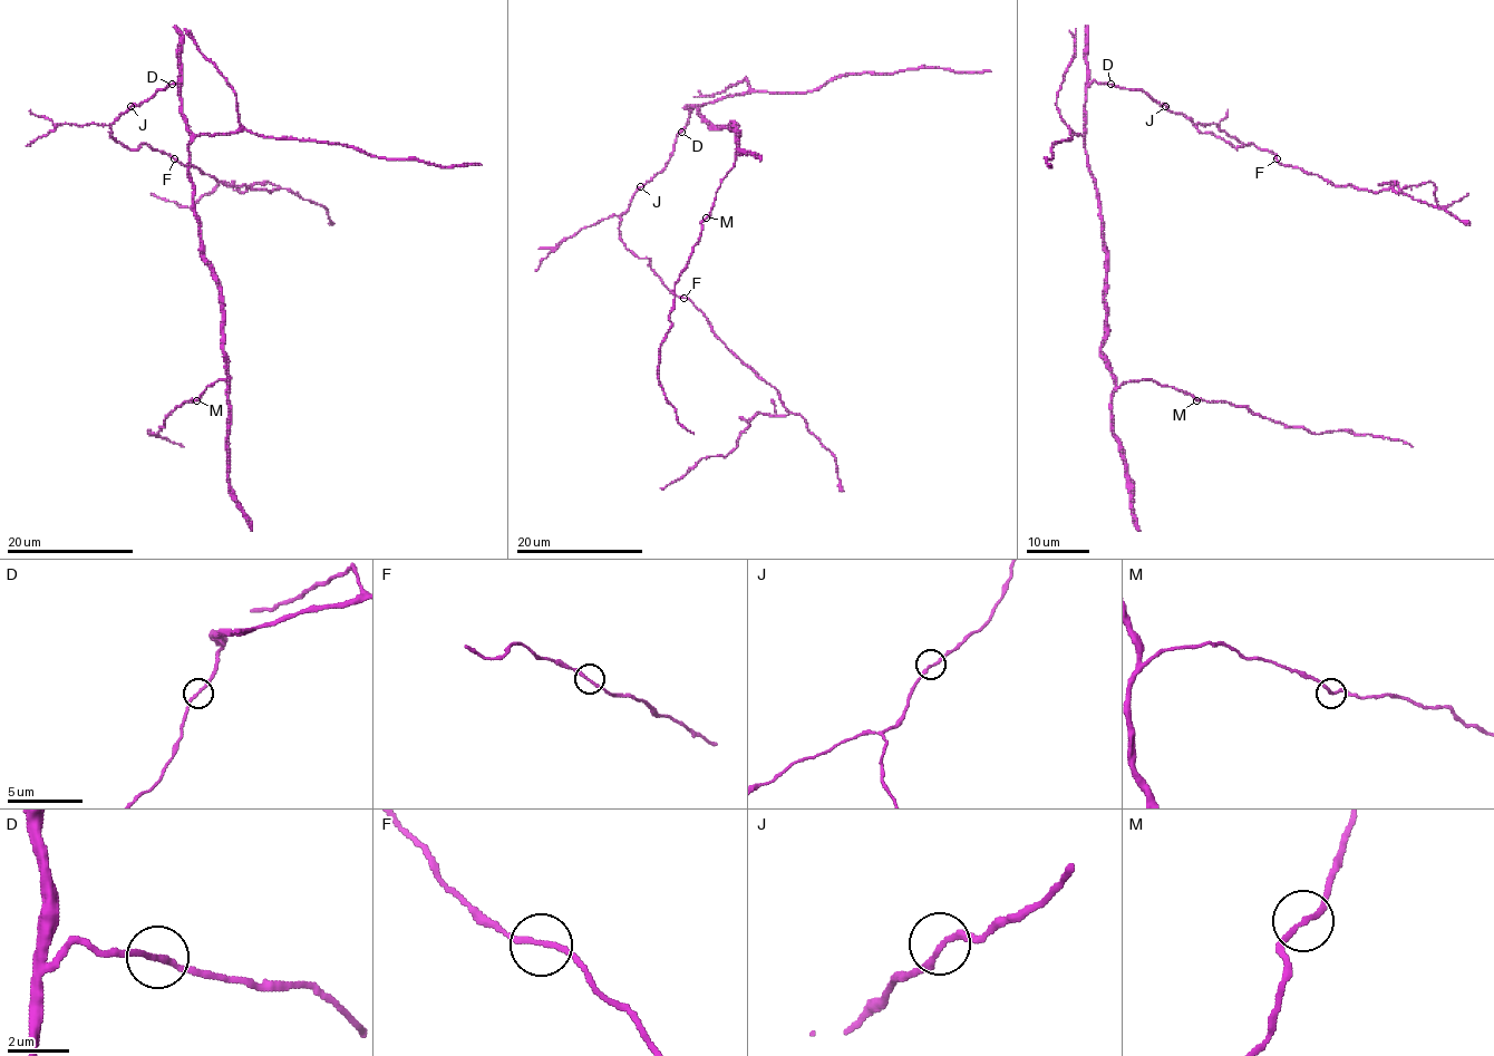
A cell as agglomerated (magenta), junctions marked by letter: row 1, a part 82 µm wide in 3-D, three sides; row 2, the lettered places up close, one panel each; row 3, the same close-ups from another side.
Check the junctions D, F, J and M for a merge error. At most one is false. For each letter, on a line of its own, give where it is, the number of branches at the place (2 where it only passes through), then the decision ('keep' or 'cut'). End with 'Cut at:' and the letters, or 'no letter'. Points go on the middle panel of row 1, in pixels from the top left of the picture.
D: (681, 132) | 2 | keep
F: (684, 298) | 2 | keep
J: (640, 186) | 2 | keep
M: (706, 218) | 2 | keep
Cut at: no letter

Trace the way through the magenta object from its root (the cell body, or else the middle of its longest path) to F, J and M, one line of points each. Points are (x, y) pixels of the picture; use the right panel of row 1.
F: (1085, 113), (1095, 80), (1138, 88), (1202, 133), (1237, 148), (1254, 144), (1277, 158)
J: (1085, 113), (1086, 88), (1095, 80), (1144, 90), (1165, 106)
M: (1085, 113), (1086, 166), (1096, 186), (1106, 253), (1100, 356), (1118, 386), (1155, 380), (1195, 400)

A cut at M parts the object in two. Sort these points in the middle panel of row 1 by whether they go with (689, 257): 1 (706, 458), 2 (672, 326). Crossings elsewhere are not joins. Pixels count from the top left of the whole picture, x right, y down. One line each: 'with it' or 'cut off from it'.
1: cut off from it
2: with it

